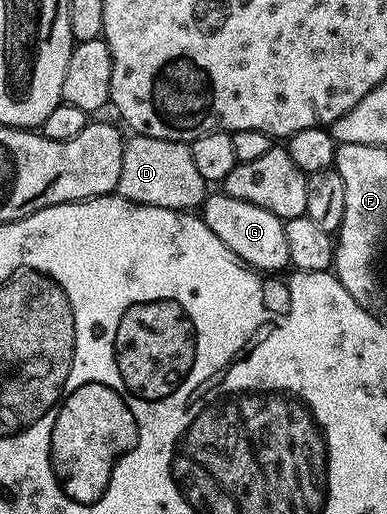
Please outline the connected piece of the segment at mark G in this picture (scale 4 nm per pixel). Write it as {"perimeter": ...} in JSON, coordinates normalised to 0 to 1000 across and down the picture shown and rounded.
{"perimeter":[[[545,375],[519,397],[519,424],[625,512],[656,519],[661,527],[721,531],[749,514],[747,469],[736,469],[734,428],[695,414],[695,407],[674,407],[674,399],[643,399],[643,391],[612,391],[612,383]]]}

